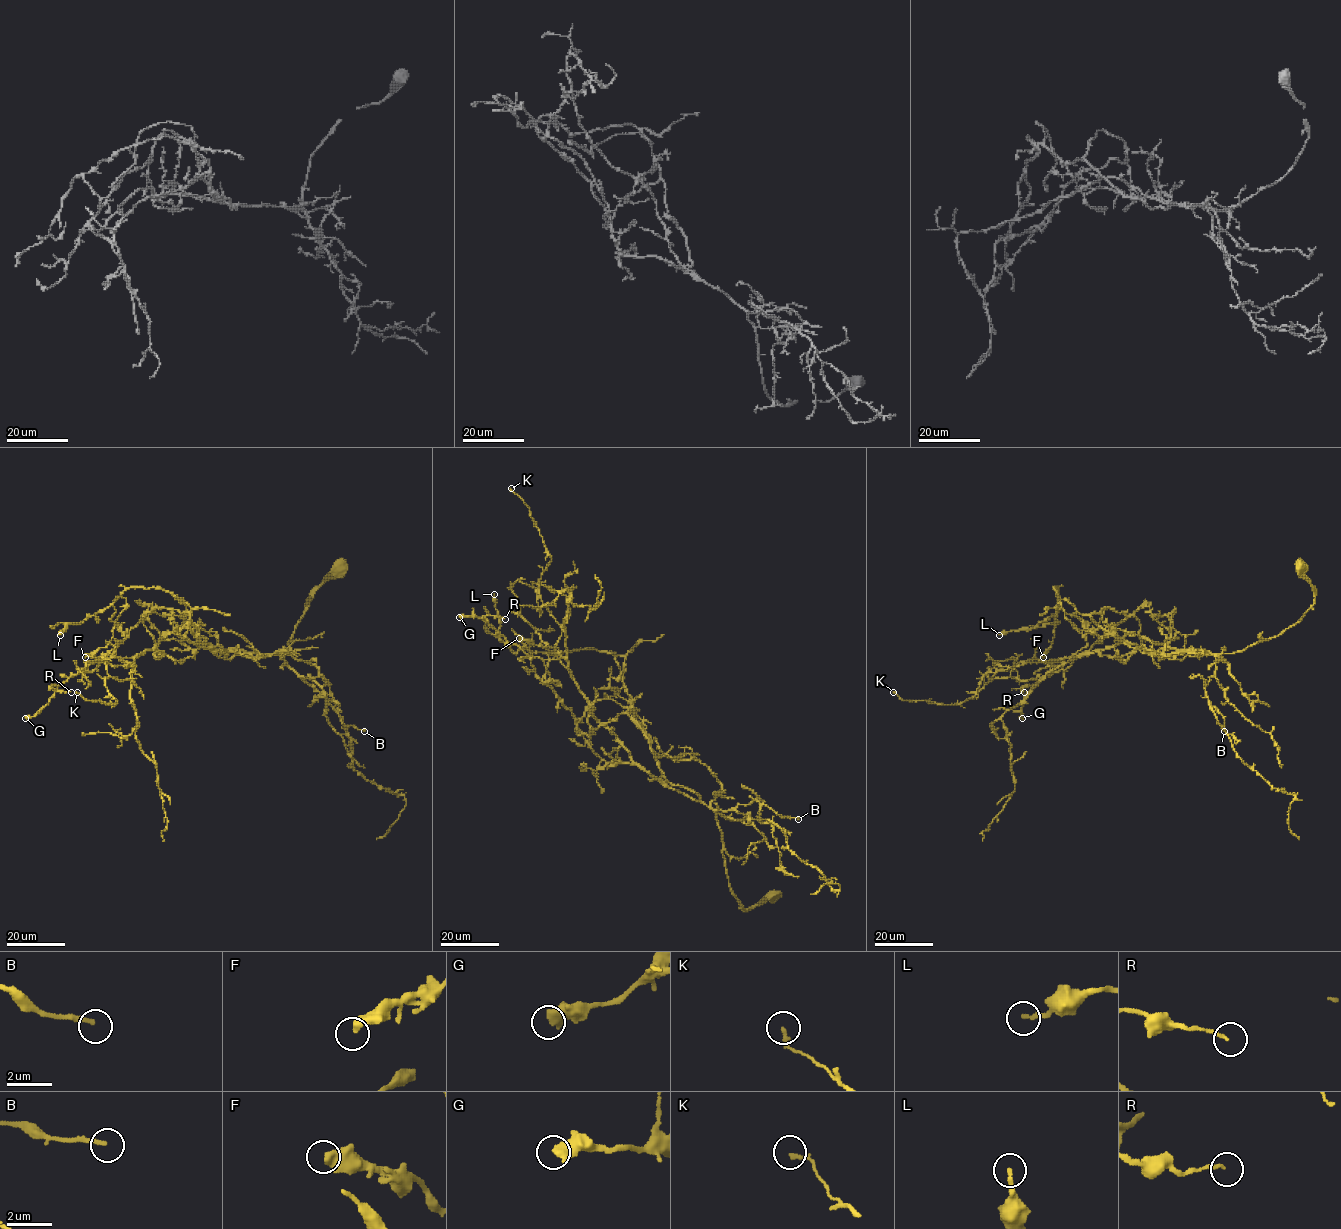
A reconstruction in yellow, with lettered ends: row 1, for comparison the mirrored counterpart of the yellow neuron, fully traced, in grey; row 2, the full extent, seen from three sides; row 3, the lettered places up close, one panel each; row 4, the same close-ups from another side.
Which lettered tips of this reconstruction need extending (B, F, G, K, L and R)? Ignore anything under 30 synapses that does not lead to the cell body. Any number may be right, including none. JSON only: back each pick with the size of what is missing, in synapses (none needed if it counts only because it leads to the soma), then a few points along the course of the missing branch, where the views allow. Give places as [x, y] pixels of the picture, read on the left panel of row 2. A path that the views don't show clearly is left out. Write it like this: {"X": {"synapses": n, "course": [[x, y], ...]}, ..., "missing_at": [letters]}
{"missing_at": []}

